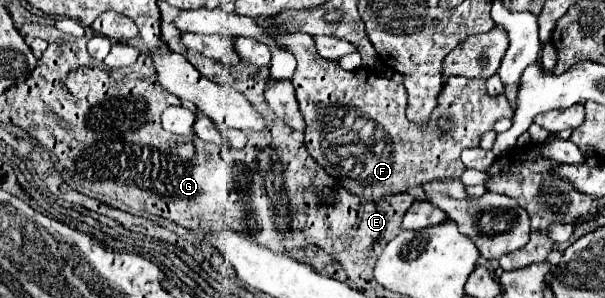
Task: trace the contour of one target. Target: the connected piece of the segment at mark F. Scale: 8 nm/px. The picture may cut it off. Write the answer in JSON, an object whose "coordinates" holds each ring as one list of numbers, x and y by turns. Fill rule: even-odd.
{"coordinates":[[266,17,266,19,256,19,256,23,270,35,276,39,276,43,280,47,284,47,286,51,290,51,296,61,296,73,292,77,292,85,296,89,296,99,300,103,300,111,304,115,306,121,306,149,310,151,312,159,316,159,316,163,322,165,322,169,326,169,332,177,336,177,350,193,360,195,364,199,380,199,386,195,396,195,402,193,410,187,418,187,430,179,438,179,438,177,460,177,464,173,464,163,460,161,460,153,466,147,476,147,480,143,482,133,490,131,494,127,494,123,500,117,512,117,514,111,508,103,508,99,504,95,500,97,490,97,486,93,486,85,482,79,466,79,466,77,450,77,438,96,438,104,431,114,431,117,425,127,418,127,416,123,408,121,406,117,406,103,408,103,408,95,406,95,406,87,400,83,394,83,392,79,376,79,370,77,370,73,366,69,356,69,356,71,344,71,340,69,336,63,332,63,330,59,322,59,316,53,314,47,314,39,306,33,284,33,282,29,276,29,274,19],[352,107,356,107,356,111,364,111,364,115,368,115,368,119,372,119,374,123,380,123,380,127,384,127,384,135,386,135,386,143,362,143,356,149,352,147],[440,117,450,117,452,119,452,131,446,135,438,135,437,121]]}

